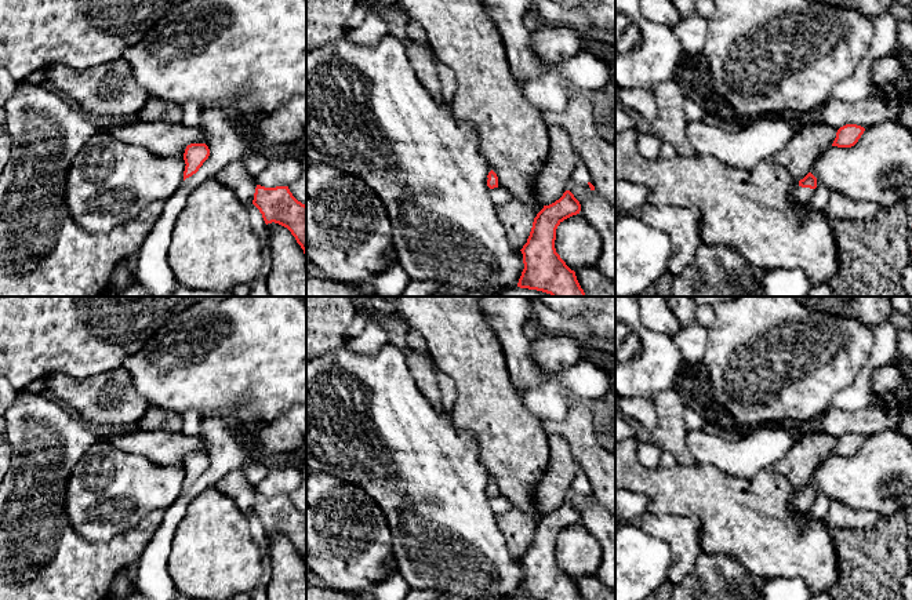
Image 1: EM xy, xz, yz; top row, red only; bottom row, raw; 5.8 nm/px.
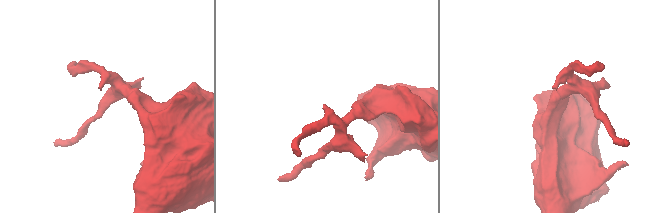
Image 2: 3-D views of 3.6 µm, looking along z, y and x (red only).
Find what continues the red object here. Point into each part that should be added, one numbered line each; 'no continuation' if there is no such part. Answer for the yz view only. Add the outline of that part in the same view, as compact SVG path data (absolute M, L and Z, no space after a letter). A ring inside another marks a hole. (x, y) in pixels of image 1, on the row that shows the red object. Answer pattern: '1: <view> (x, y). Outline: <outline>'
1: yz (802, 195). Outline: M797 186L793 193L793 200L799 204L809 204L815 189Z

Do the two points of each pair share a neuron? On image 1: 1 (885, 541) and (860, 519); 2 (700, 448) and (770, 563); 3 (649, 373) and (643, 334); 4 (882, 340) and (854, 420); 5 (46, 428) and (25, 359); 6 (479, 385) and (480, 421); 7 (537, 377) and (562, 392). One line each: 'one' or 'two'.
1: two
2: two
3: one
4: two
5: two
6: one
7: two

